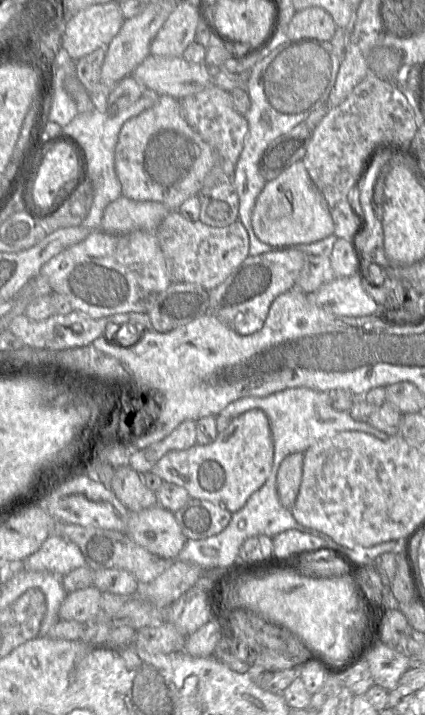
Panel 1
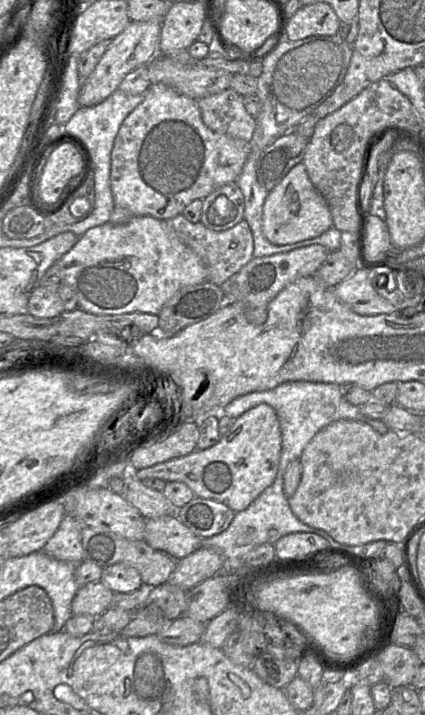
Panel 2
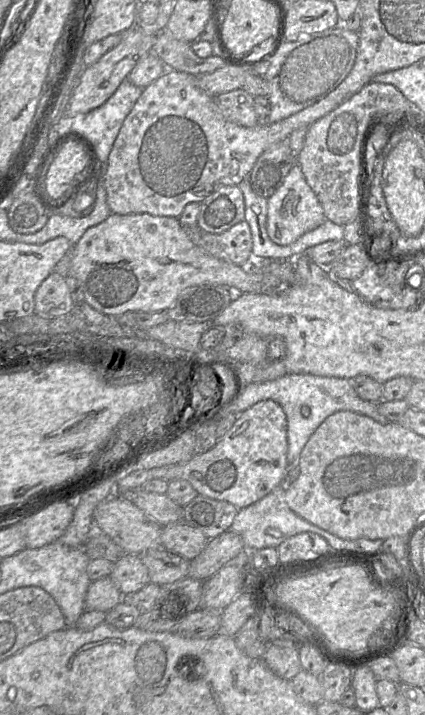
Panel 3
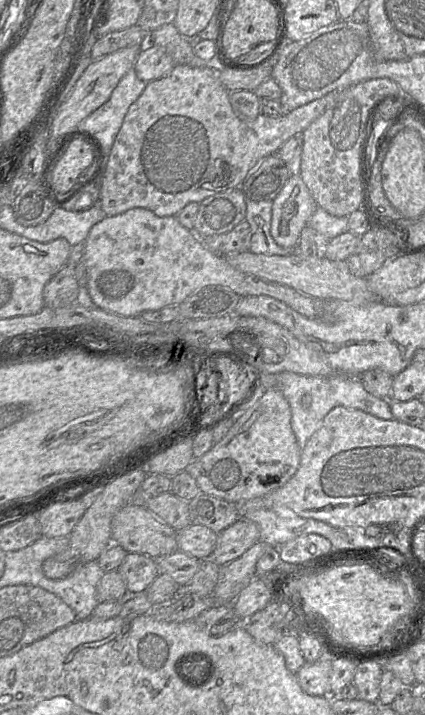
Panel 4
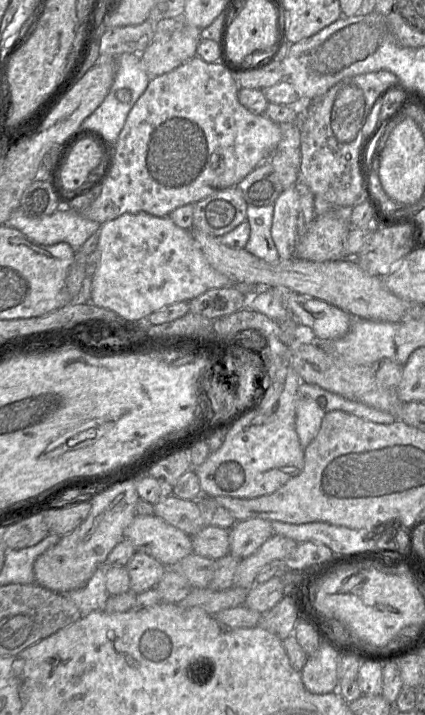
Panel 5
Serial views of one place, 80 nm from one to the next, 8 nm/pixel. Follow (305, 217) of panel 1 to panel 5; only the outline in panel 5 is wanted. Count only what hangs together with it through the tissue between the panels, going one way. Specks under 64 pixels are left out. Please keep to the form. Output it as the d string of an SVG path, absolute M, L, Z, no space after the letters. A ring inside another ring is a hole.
M295 186L282 191L274 202L271 235L280 260L294 257L298 242L299 195Z

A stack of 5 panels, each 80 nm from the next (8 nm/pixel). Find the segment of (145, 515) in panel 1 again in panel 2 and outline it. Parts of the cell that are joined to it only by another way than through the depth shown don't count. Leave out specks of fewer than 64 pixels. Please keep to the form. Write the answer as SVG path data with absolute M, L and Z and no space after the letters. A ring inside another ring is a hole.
M175 514L147 519L144 540L152 548L166 552L178 560L198 550L202 541Z

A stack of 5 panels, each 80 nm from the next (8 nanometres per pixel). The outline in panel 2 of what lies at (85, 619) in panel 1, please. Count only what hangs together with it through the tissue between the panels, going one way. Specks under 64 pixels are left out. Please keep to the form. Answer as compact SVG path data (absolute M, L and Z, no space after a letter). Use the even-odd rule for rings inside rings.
M101 581L80 586L71 604L72 614L100 616L111 607L113 594Z

